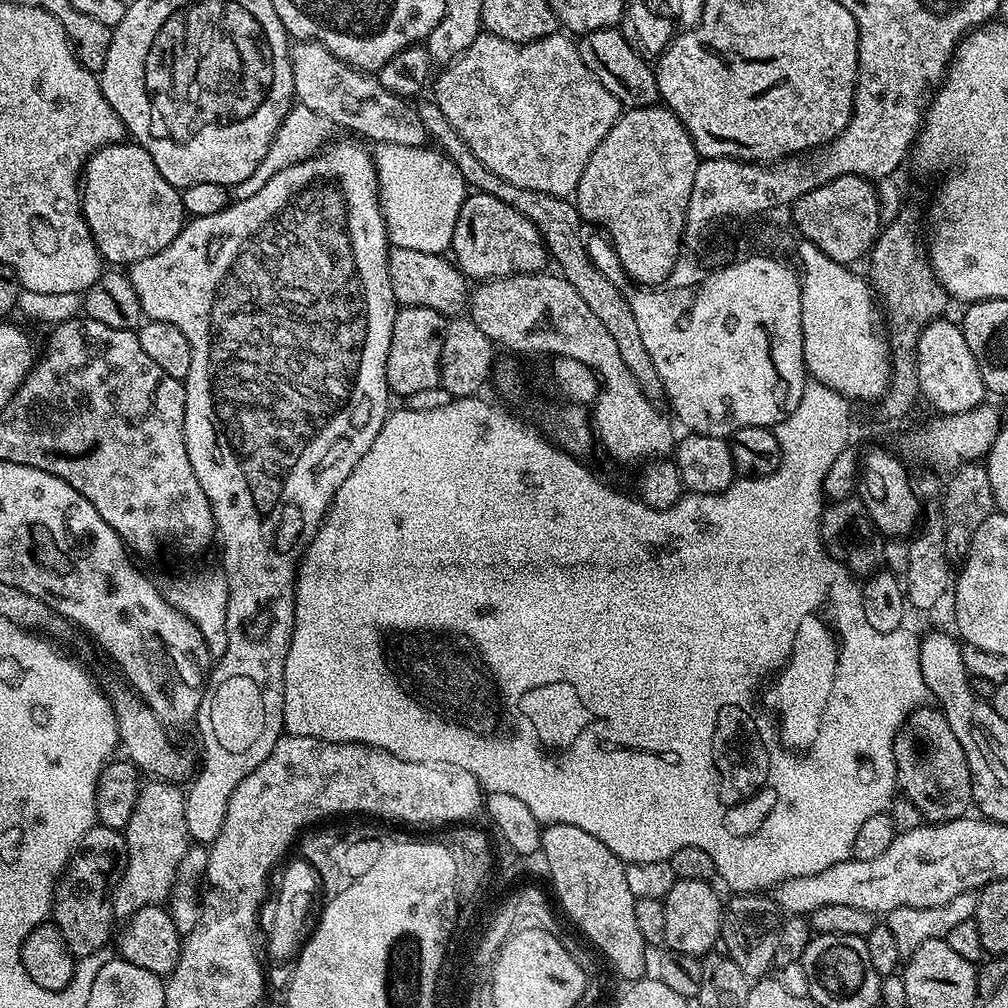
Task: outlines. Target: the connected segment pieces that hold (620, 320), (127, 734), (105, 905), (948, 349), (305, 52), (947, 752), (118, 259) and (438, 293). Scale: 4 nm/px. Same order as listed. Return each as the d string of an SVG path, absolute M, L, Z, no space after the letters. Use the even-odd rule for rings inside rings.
M467 146L447 149L446 154L454 166L458 166L458 174L462 174L465 185L472 192L490 194L490 198L498 198L498 202L506 202L506 206L514 206L534 226L540 231L544 238L544 246L548 250L548 255L553 261L560 263L559 271L566 282L582 294L586 306L594 310L594 315L610 330L614 342L618 345L618 354L622 354L622 362L626 362L626 370L634 374L634 382L646 394L648 399L656 402L664 396L664 387L650 362L650 354L646 354L646 346L642 342L642 334L638 330L638 322L634 322L634 310L632 301L627 295L616 289L616 284L592 261L592 256L588 253L588 248L584 245L584 232L580 227L585 227L586 221L580 217L575 203L571 199L554 194L546 194L542 190L530 190L526 186L514 186L514 182L506 182L498 174L494 174L486 166L482 166L482 161L478 159L478 154L470 150Z
M135 691L120 692L114 696L116 709L116 731L119 743L125 748L127 759L131 760L141 773L149 777L169 782L187 781L194 772L194 760L188 752L172 745L169 729L148 708L147 704L136 695Z
M91 828L86 838L82 838L79 846L72 851L68 865L56 882L50 920L62 934L73 957L94 954L95 951L109 947L114 936L112 897L116 894L116 884L123 876L127 864L128 843L119 828Z
M948 319L931 320L924 327L916 343L916 361L921 397L925 401L928 399L937 408L937 413L954 415L983 405L986 389L978 370L978 362L974 362L974 354L970 354L970 346L966 346L964 331L955 319Z
M297 41L290 49L296 100L322 114L335 127L346 128L373 145L397 144L423 148L429 143L424 120L409 101L388 93L375 75L352 68L316 41Z
M921 706L909 714L898 730L894 742L896 783L899 791L918 806L921 817L933 824L962 820L969 815L972 802L972 775L962 750L962 742L954 738L950 722L939 707Z
M135 142L107 144L95 152L84 165L82 173L82 207L84 217L92 231L94 242L98 246L101 257L112 266L131 266L142 258L150 258L158 254L158 250L166 250L174 238L184 228L184 204L180 201L181 193L162 174L158 174L158 166L154 166L154 158L145 148Z
M392 246L388 249L388 273L397 305L405 308L426 306L430 310L438 310L438 314L446 318L452 318L467 309L469 281L447 255Z

